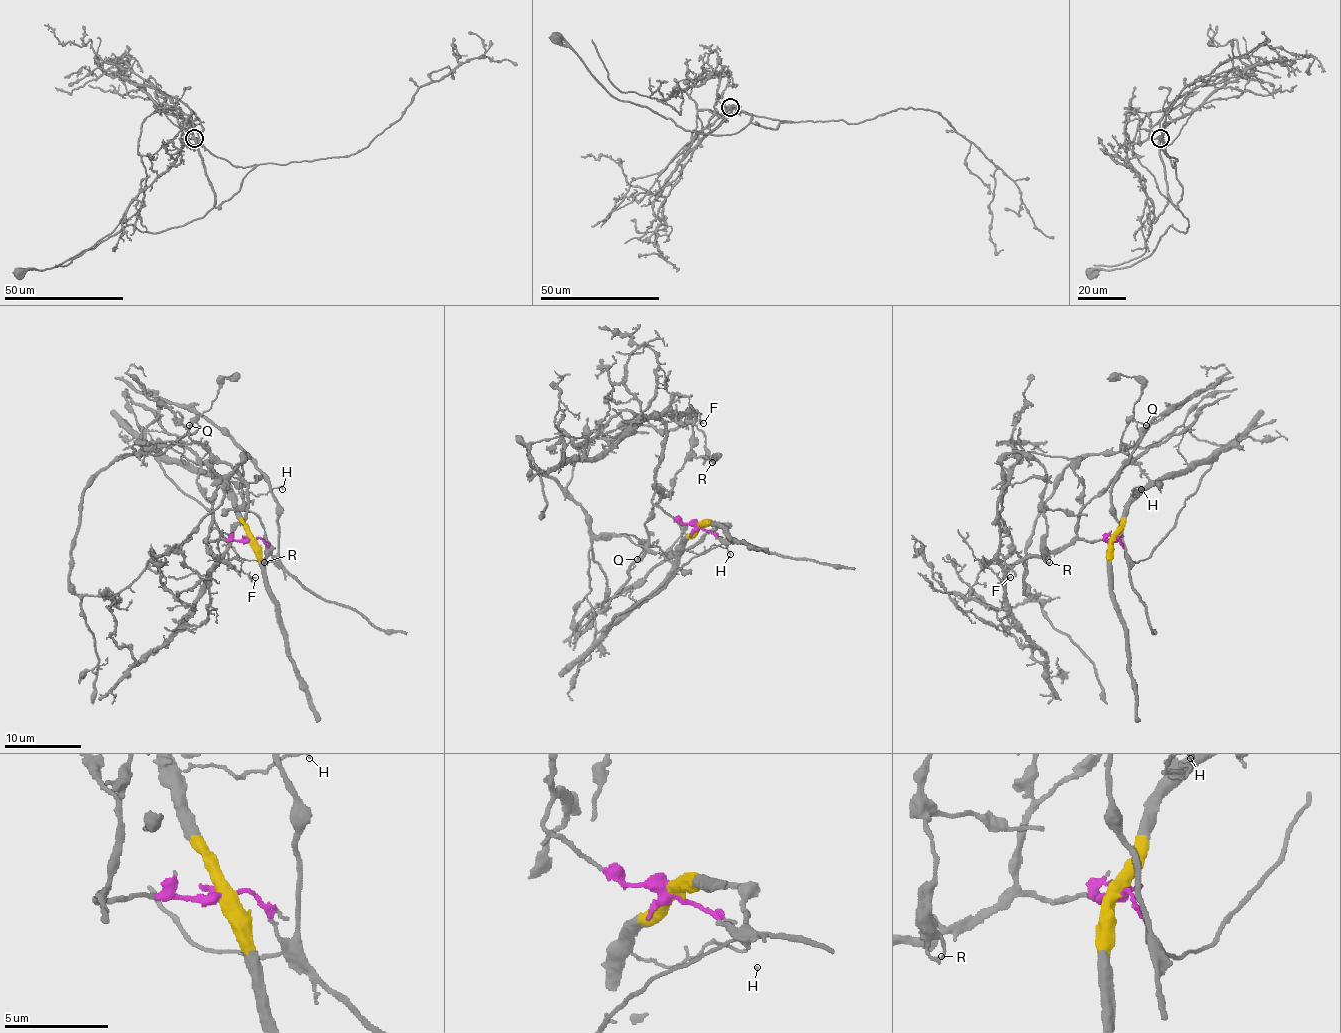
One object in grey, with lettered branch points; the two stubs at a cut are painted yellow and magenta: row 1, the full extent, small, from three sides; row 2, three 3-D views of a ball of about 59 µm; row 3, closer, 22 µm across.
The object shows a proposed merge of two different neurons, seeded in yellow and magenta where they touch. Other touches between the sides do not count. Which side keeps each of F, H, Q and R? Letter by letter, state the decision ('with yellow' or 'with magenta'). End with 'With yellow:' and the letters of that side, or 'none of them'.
F: with magenta
H: with yellow
Q: with magenta
R: with magenta
With yellow: H

